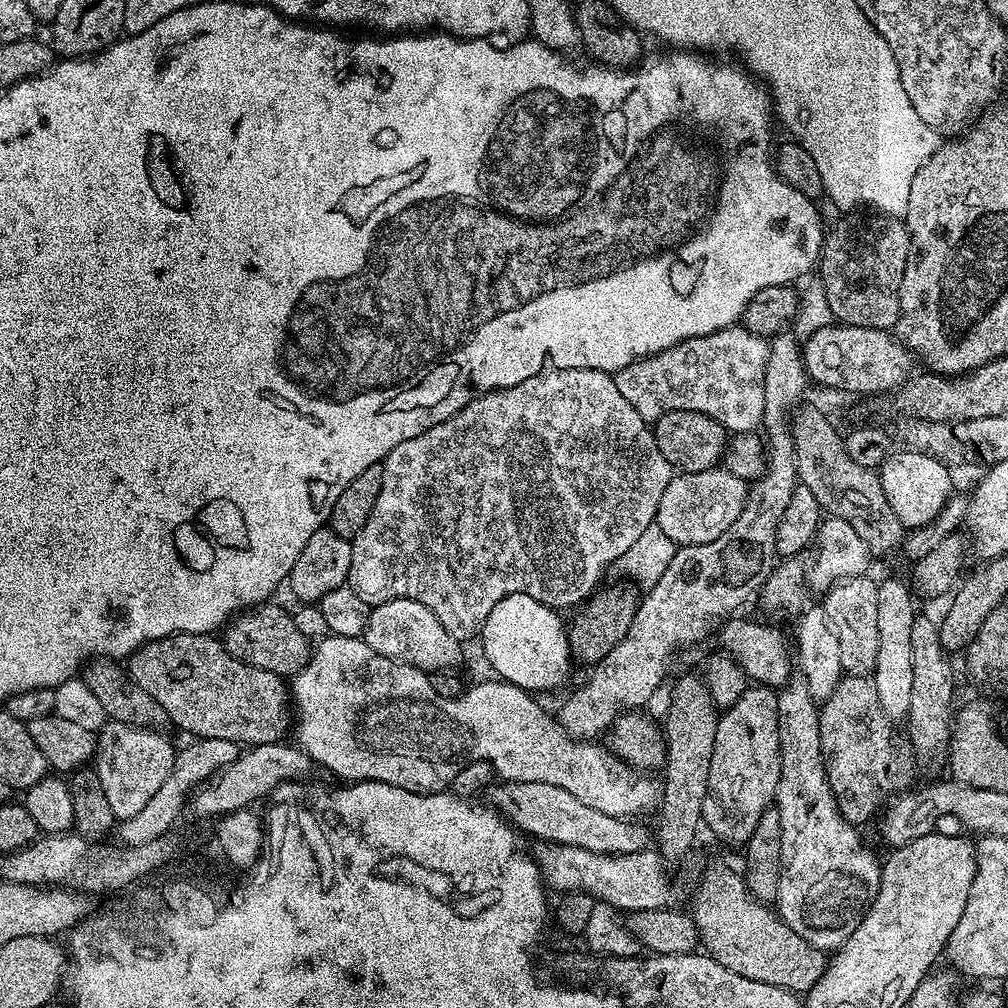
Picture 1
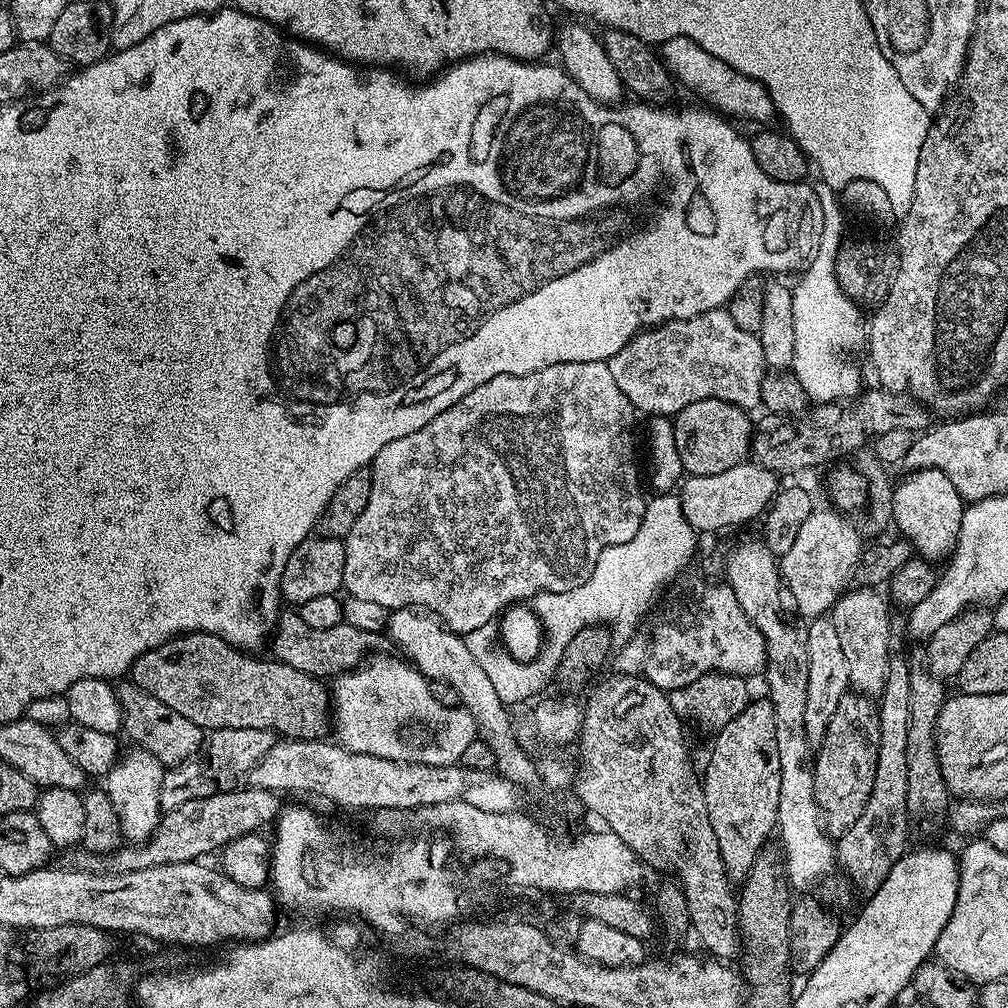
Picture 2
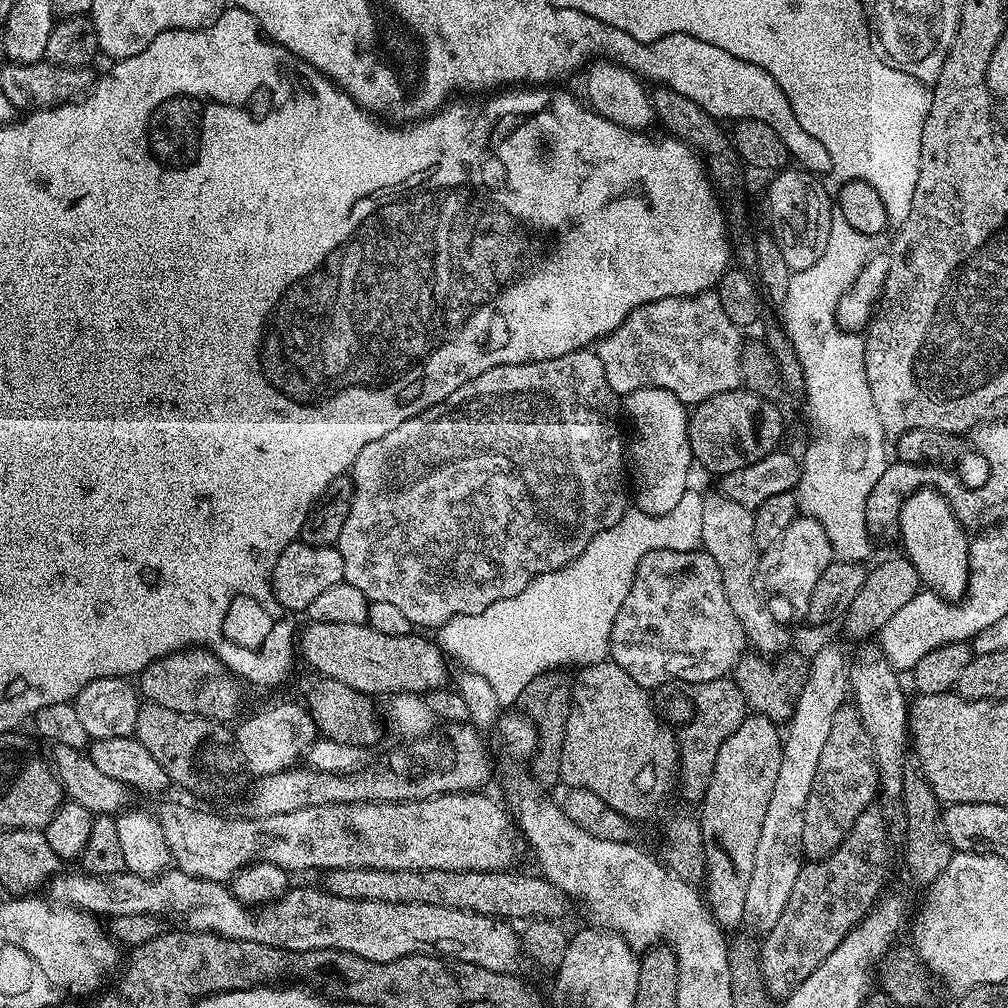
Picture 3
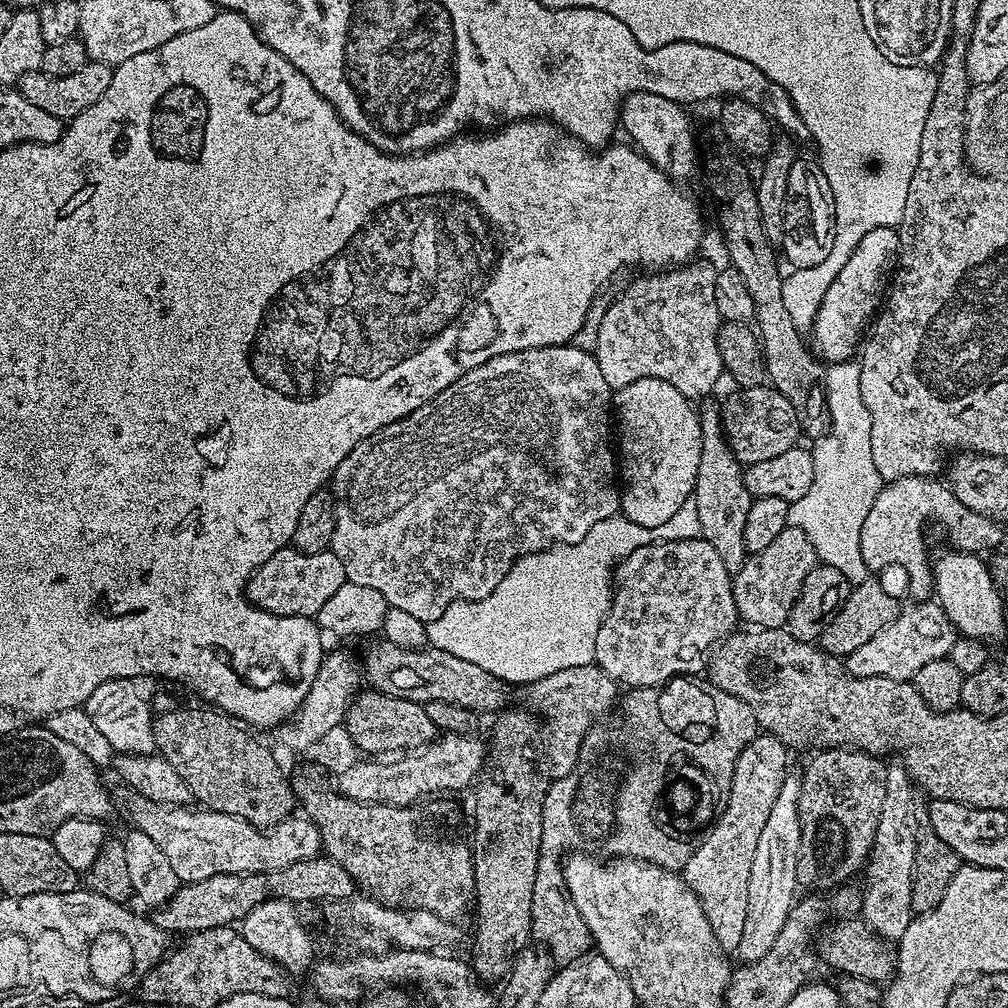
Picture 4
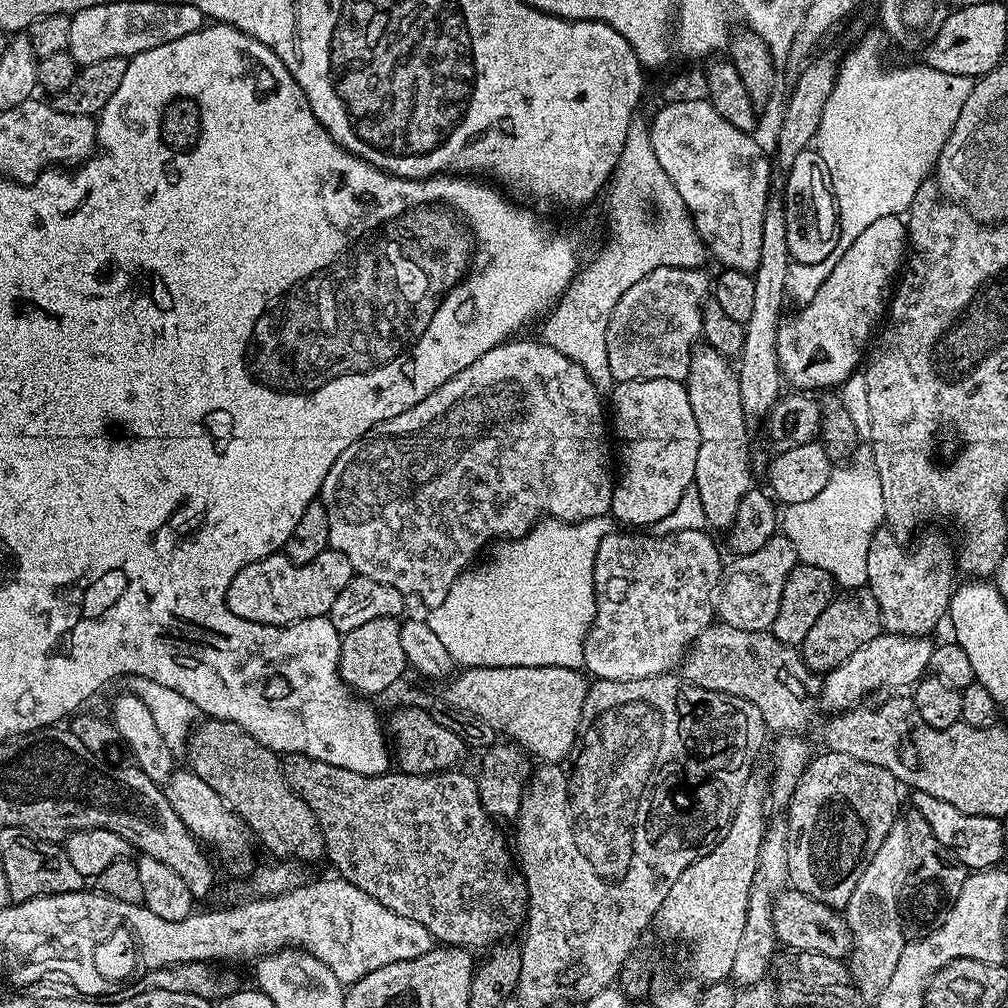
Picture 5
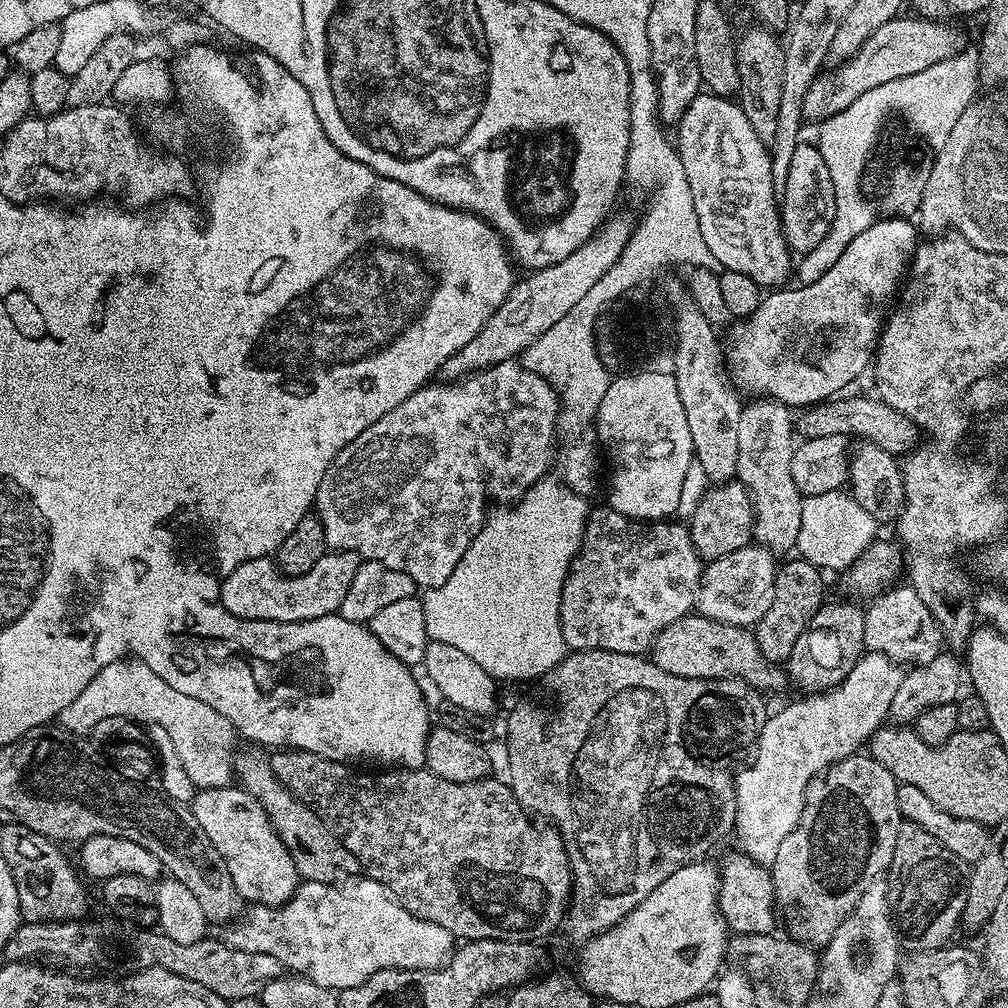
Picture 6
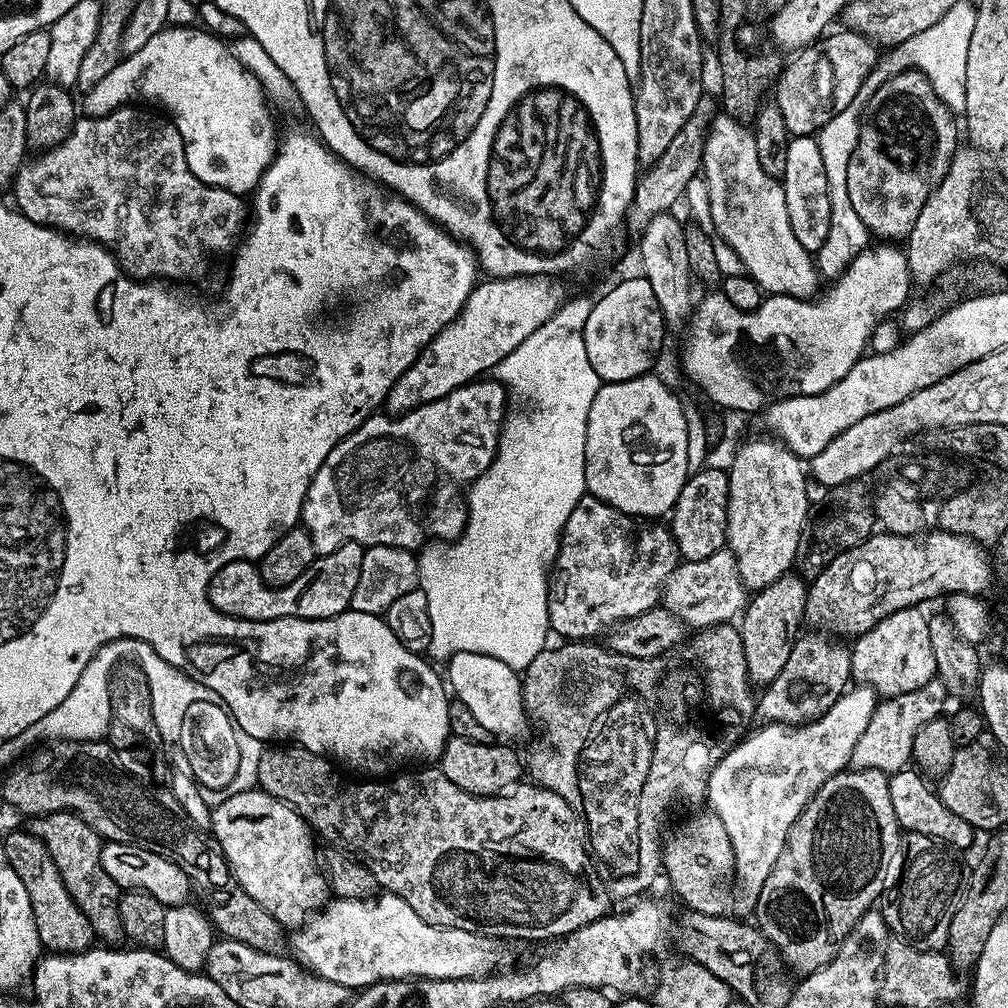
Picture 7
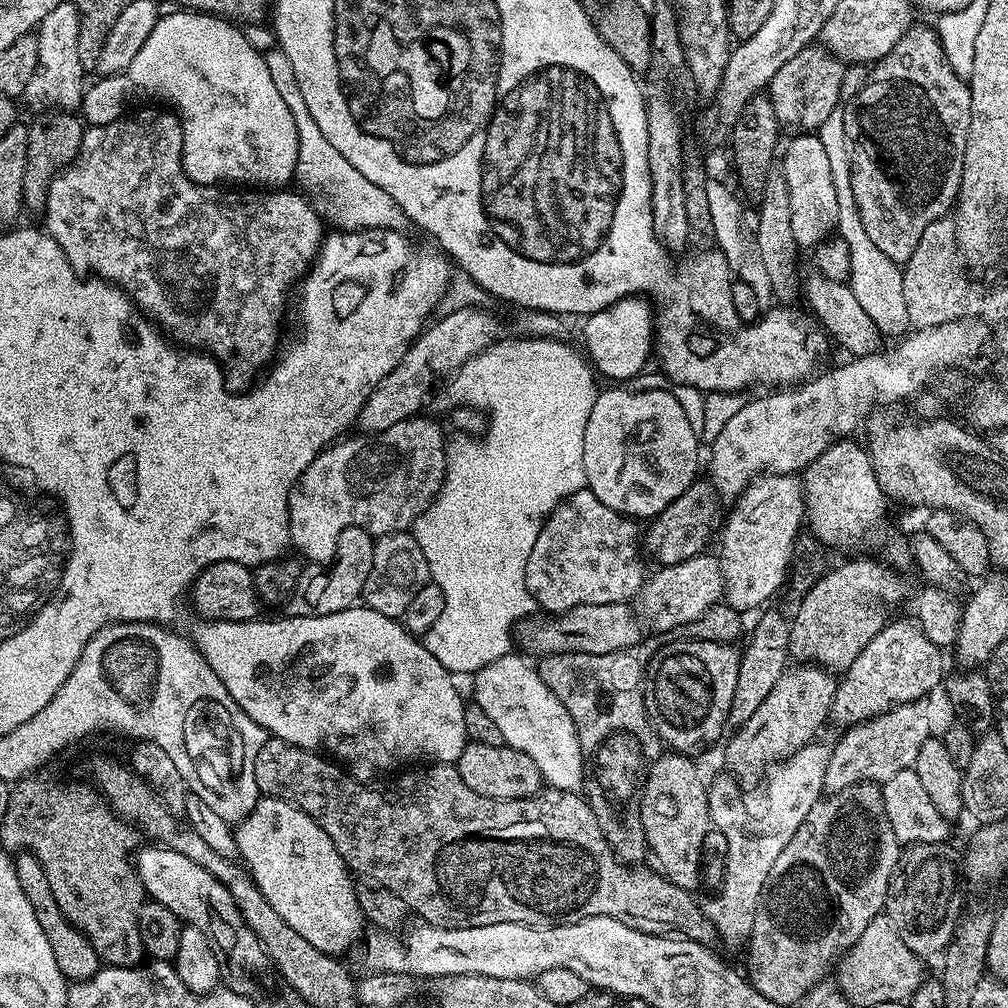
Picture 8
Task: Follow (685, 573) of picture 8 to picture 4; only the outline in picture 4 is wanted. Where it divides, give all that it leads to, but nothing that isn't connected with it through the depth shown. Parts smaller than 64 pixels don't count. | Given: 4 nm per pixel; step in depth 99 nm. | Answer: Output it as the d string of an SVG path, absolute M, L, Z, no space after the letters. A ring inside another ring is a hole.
M791 526L784 528L766 550L751 553L732 576L732 593L739 619L749 620L752 623L749 625L756 628L784 628L806 574L810 574L817 563L816 551L806 534Z

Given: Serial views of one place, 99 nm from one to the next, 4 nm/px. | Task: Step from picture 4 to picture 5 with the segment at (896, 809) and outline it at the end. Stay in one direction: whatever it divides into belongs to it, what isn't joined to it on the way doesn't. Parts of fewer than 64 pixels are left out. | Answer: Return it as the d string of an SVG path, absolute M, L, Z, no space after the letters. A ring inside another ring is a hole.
M897 822L886 834L886 842L878 846L870 866L862 870L854 894L850 894L848 903L842 909L844 921L852 931L852 951L846 957L848 972L852 981L858 986L860 997L864 1002L871 1002L882 994L886 982L890 982L898 958L906 943L906 925L900 911L902 885L908 879L908 826Z

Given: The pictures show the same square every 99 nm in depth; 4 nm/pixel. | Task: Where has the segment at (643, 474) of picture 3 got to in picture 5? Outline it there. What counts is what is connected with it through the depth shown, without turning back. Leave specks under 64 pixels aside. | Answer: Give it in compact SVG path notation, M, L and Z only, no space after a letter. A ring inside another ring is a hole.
M650 378L617 383L610 395L610 424L618 449L618 479L612 490L611 515L624 523L621 525L636 530L663 520L665 523L696 478L700 439L687 387L670 378Z

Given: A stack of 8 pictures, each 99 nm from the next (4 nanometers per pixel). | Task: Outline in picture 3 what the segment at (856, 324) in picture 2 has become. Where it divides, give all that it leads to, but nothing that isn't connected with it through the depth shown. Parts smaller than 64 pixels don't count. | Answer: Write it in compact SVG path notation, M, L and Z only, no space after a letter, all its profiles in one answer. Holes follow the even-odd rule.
M806 266L806 270L793 271L790 286L786 289L786 302L782 306L782 327L800 362L804 400L808 403L808 412L816 427L816 437L802 455L800 483L795 489L796 501L800 503L803 515L814 517L822 530L826 530L826 538L830 538L833 553L839 559L864 562L872 552L871 542L873 543L866 522L866 498L870 498L870 490L874 490L878 478L882 478L882 470L889 466L890 448L889 445L888 448L884 445L886 433L878 418L874 398L870 398L870 386L866 382L864 336L845 332L836 320L838 302L854 282L852 276L844 276L844 272L852 272L852 268Z

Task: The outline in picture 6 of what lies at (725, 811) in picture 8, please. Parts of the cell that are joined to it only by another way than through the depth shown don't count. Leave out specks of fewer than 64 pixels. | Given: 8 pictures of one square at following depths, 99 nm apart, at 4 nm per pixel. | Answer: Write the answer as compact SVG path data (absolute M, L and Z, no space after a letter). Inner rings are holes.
M865 651L864 655L860 657L859 662L854 666L854 670L850 670L850 674L846 674L846 678L838 686L829 688L827 692L818 692L815 694L804 694L796 700L793 704L788 704L785 708L780 708L772 717L763 721L762 730L760 736L756 739L754 745L754 753L756 757L752 760L752 765L749 768L741 767L739 771L735 773L734 783L736 786L736 822L734 825L734 836L740 839L743 855L749 856L752 860L755 860L757 864L763 864L765 866L771 866L774 862L774 858L778 854L778 846L782 846L782 842L786 838L786 834L790 834L790 830L794 830L794 826L798 822L798 818L802 814L802 806L804 805L804 795L806 794L806 786L808 783L816 777L820 772L825 772L831 764L838 763L839 760L844 760L848 756L857 755L871 740L874 733L879 730L880 727L889 719L888 711L890 710L890 702L894 702L894 693L898 690L898 682L902 682L905 669L901 665L897 664L895 660L891 660L888 656L883 656L881 652Z

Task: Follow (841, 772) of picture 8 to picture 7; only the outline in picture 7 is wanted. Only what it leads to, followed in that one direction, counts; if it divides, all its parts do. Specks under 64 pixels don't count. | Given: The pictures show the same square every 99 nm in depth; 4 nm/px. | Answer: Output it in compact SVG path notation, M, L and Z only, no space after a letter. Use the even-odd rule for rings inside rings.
M941 680L926 682L926 686L918 686L918 690L910 690L910 694L898 694L881 699L870 718L870 726L866 726L862 738L858 738L858 746L854 746L851 767L873 768L879 772L893 773L907 769L912 760L914 734L926 722L945 710L944 703L950 697Z

